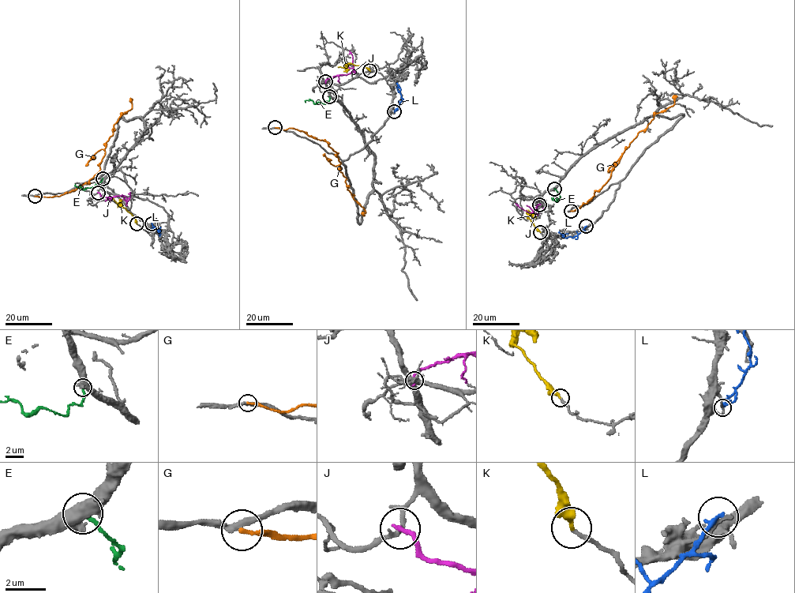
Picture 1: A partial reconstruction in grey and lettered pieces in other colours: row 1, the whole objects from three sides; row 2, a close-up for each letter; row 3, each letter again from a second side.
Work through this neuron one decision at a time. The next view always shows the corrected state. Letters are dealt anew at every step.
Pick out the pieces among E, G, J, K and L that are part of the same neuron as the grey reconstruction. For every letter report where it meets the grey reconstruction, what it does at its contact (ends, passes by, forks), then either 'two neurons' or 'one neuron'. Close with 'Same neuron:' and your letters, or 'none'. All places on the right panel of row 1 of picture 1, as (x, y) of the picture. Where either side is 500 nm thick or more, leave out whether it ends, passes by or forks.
E: meets grey at (554, 189); it ends there; two neurons
G: meets grey at (571, 211); it ends there; two neurons
J: meets grey at (539, 204); it ends there; two neurons
K: meets grey at (540, 232); it ends there; one neuron
L: meets grey at (586, 226); it ends there; two neurons
Same neuron: K

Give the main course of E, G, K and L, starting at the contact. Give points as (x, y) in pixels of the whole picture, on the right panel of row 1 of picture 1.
E: (554, 188), (560, 197), (556, 201), (553, 200), (553, 197)
G: (570, 211), (590, 200), (610, 176), (630, 142), (646, 127), (654, 115), (673, 106), (676, 95)
K: (540, 231), (528, 217), (530, 215), (527, 209)
L: (586, 227), (572, 238), (565, 238), (559, 231)

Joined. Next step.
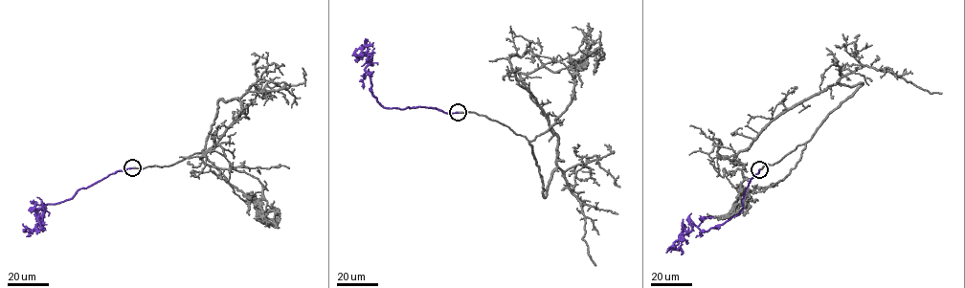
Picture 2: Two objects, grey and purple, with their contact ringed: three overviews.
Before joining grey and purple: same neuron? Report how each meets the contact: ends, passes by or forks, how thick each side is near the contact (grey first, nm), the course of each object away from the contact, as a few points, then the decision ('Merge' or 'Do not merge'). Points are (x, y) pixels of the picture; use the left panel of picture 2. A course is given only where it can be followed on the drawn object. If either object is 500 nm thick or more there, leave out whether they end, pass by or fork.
At the ring grey ends. At the ring purple ends. Thickness 280 nm (grey) against 340 nm. Course of grey: (132, 167), (202, 152), (243, 194), (261, 199), (257, 178), (200, 158), (219, 144), (233, 166), (227, 181). Course of purple: (132, 167), (80, 188), (70, 199), (44, 205), (37, 216), (35, 210), (42, 210), (39, 229), (25, 230). Merge

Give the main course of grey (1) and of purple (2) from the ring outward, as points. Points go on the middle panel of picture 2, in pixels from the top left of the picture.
1: (458, 112), (529, 141), (547, 130), (582, 61), (511, 67), (529, 41), (541, 54)
2: (458, 112), (418, 106), (383, 107), (372, 94), (365, 70), (370, 63), (368, 46), (360, 55), (355, 52)

